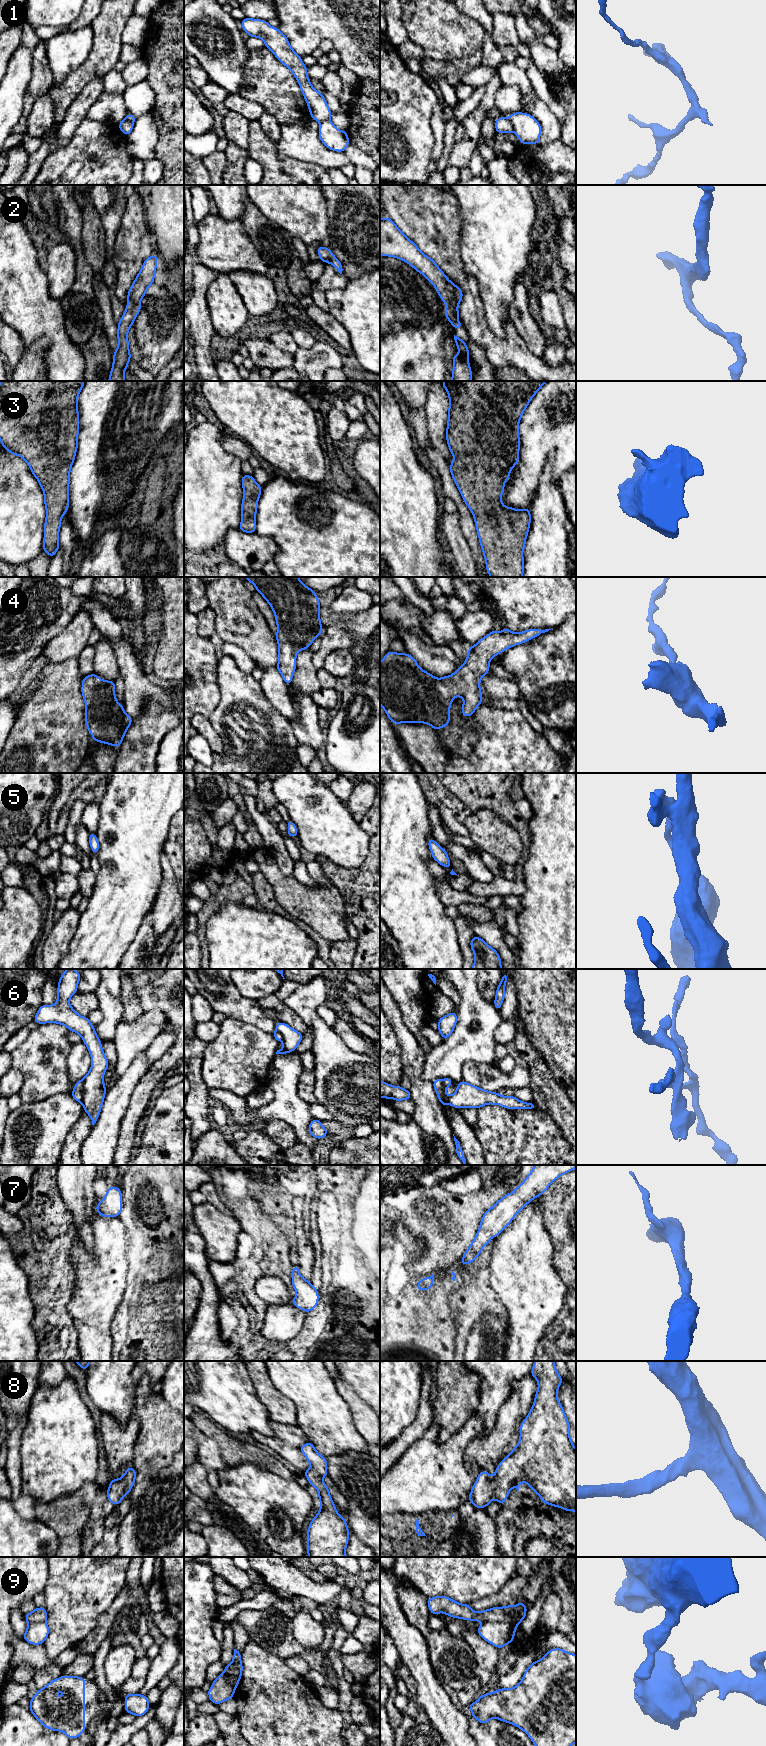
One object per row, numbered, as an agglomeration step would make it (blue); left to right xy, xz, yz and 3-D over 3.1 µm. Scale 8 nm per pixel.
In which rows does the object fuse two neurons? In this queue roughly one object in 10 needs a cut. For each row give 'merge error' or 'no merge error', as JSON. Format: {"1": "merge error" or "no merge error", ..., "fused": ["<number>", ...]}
{"1": "merge error", "2": "no merge error", "3": "no merge error", "4": "no merge error", "5": "no merge error", "6": "merge error", "7": "no merge error", "8": "no merge error", "9": "merge error", "fused": ["1", "6", "9"]}

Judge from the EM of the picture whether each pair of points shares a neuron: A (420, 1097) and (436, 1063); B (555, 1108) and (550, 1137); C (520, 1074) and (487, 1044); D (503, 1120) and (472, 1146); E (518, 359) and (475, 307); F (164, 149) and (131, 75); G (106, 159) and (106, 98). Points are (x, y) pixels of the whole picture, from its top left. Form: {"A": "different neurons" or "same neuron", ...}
{"A": "different neurons", "B": "different neurons", "C": "different neurons", "D": "different neurons", "E": "same neuron", "F": "different neurons", "G": "different neurons"}

